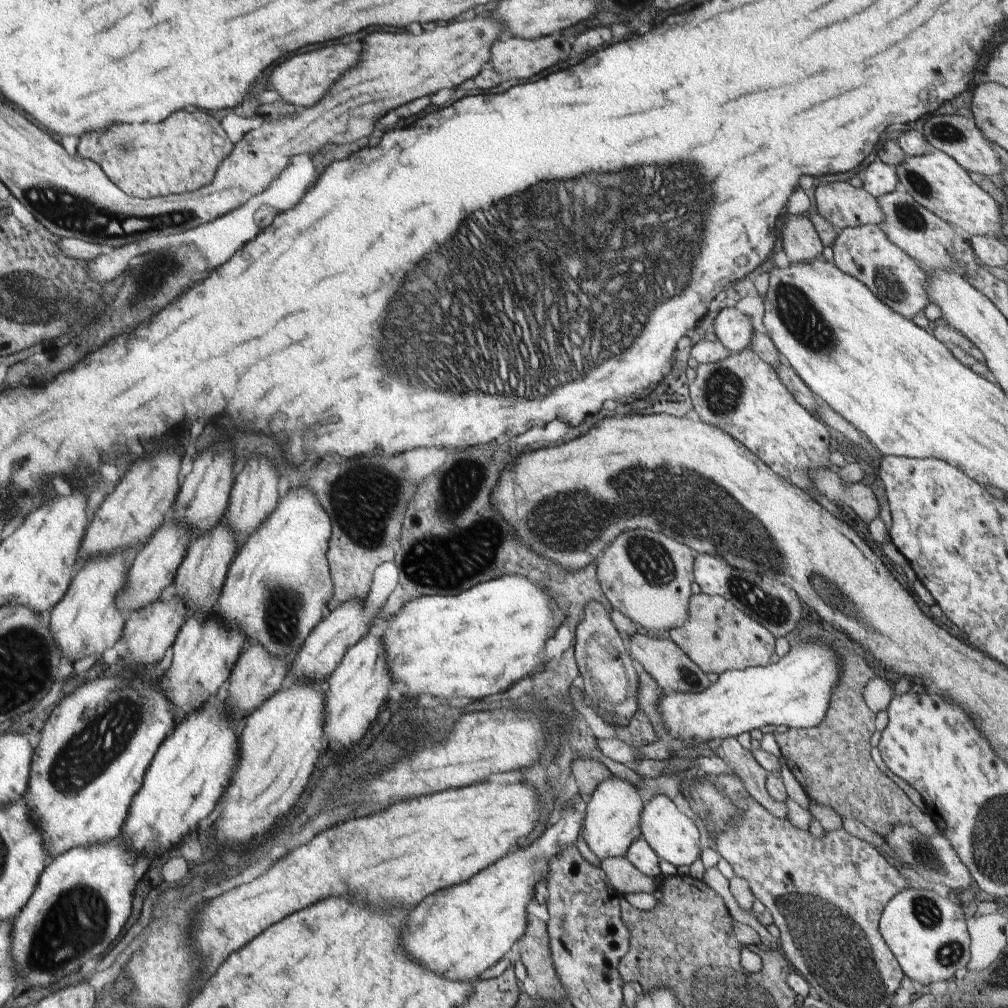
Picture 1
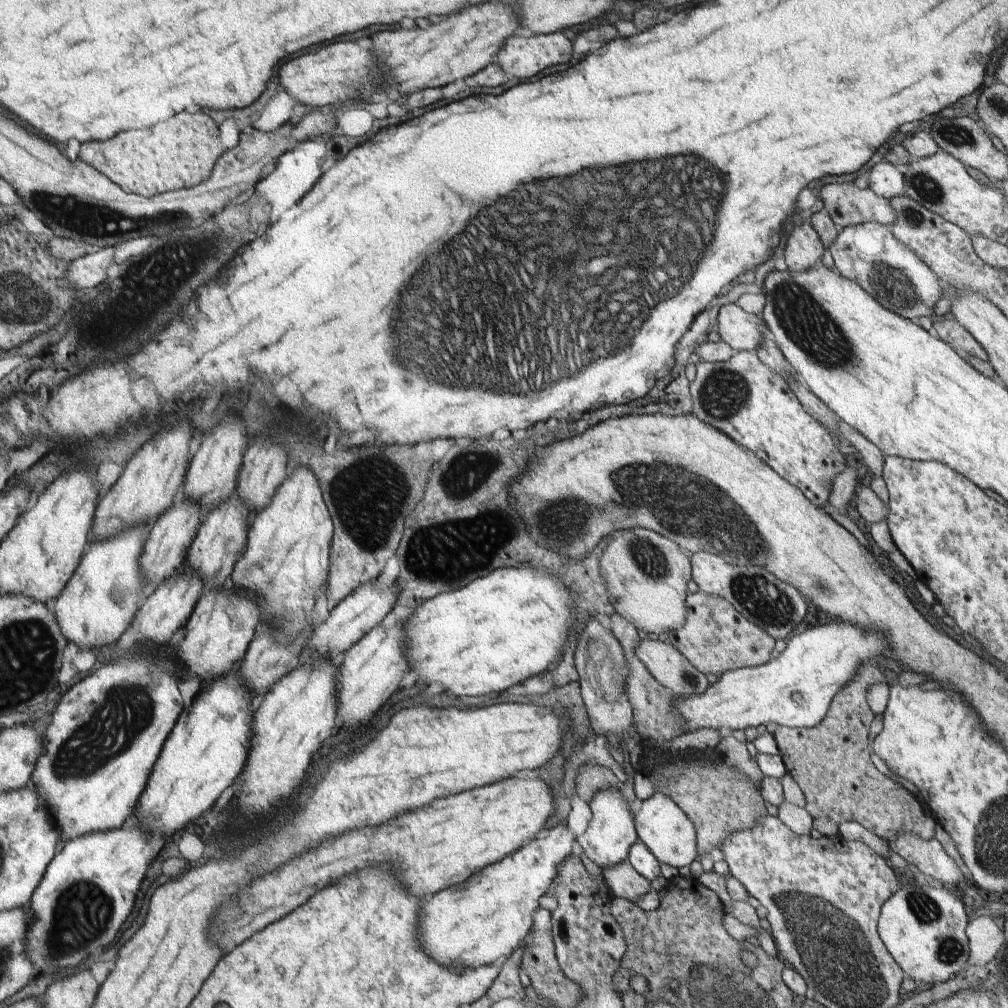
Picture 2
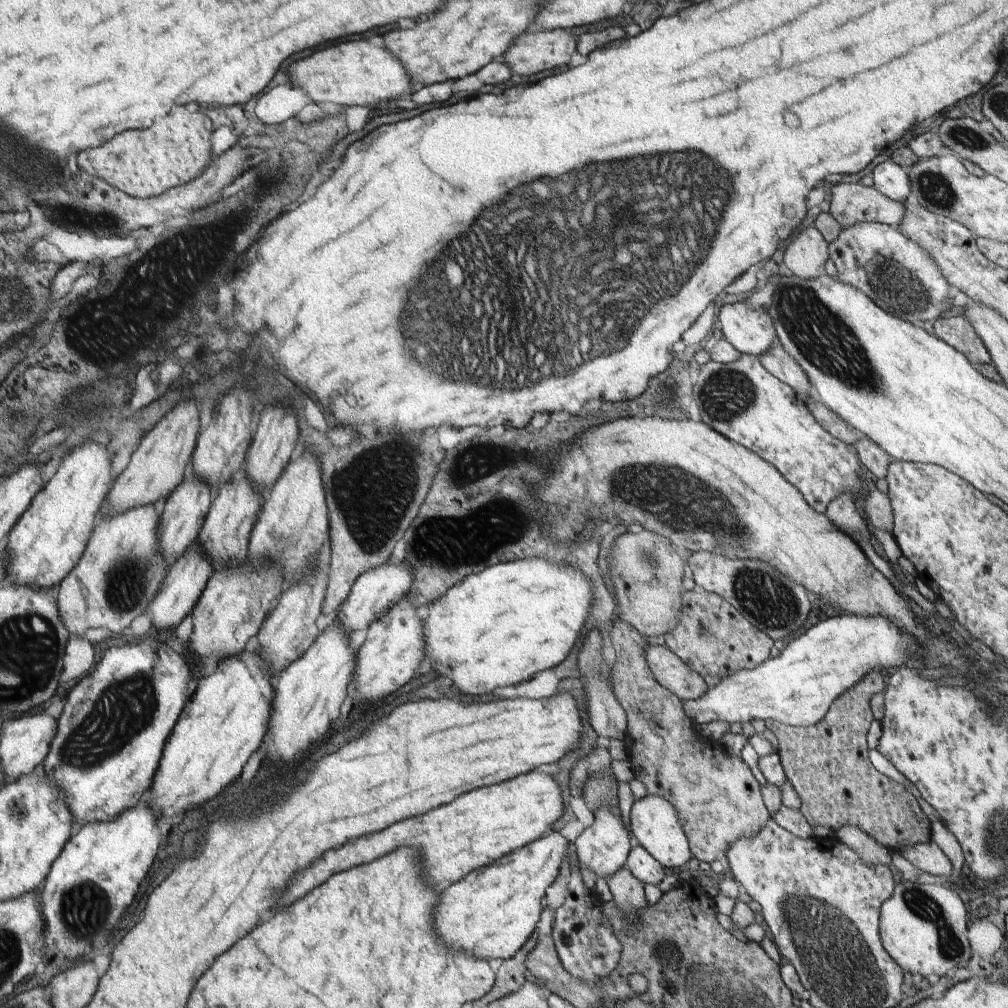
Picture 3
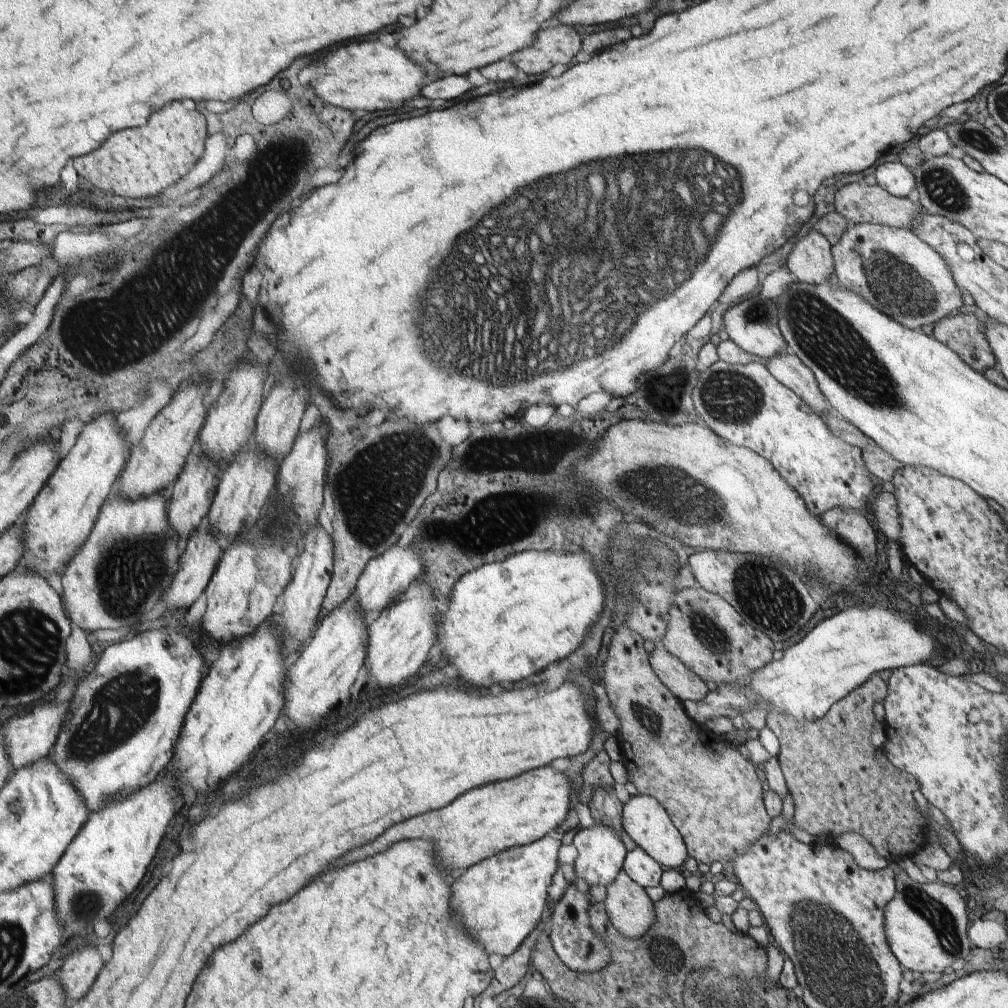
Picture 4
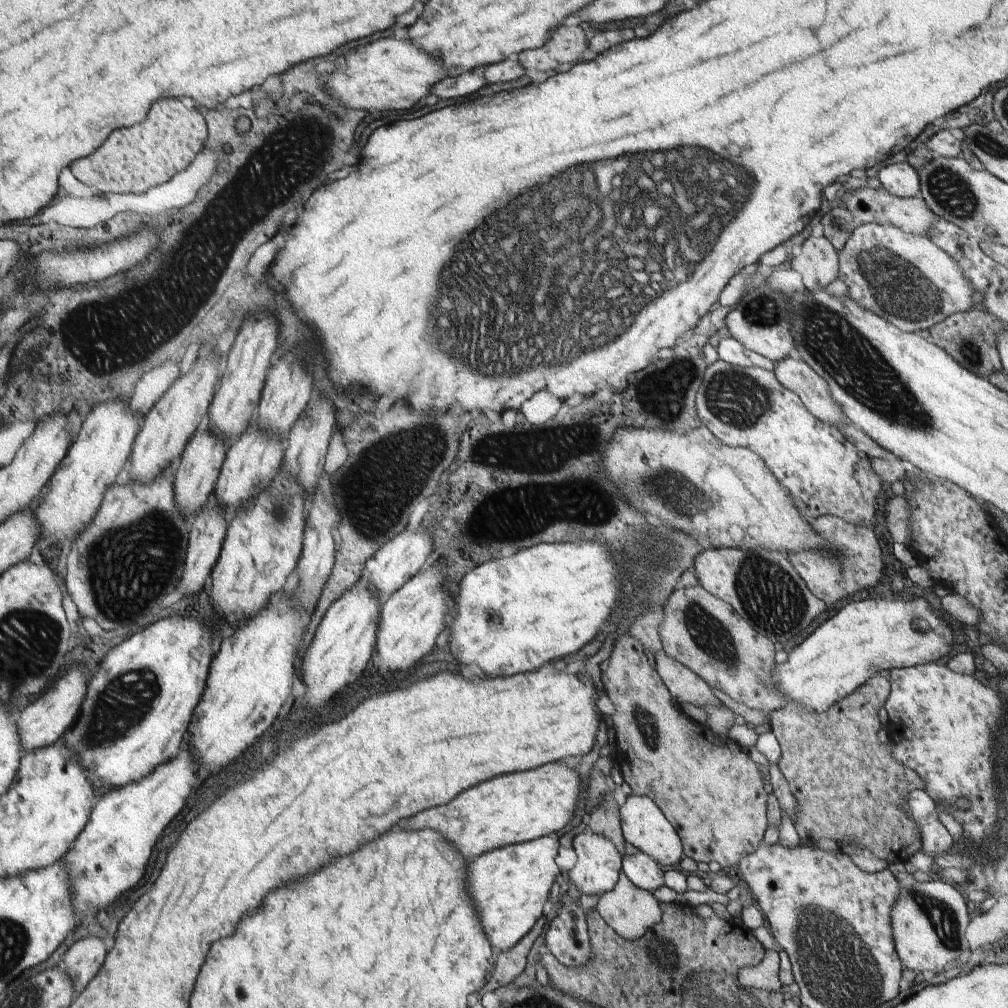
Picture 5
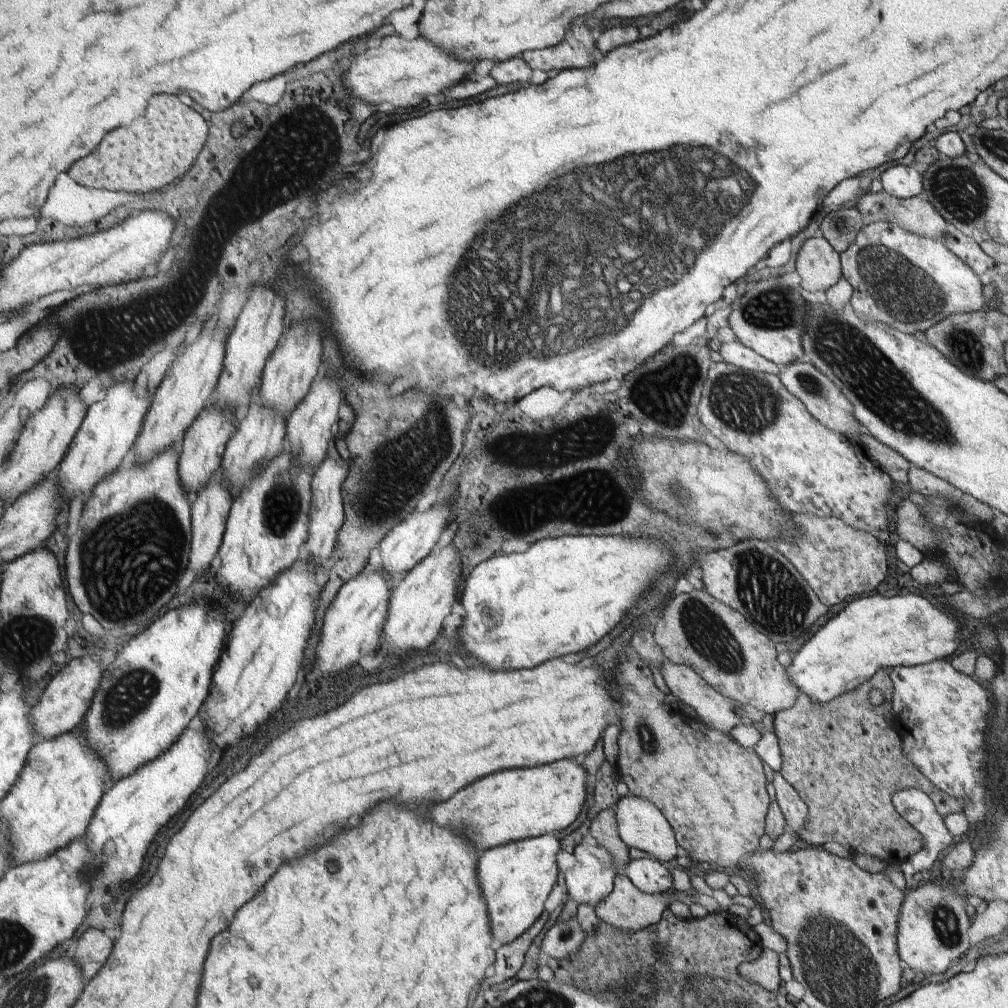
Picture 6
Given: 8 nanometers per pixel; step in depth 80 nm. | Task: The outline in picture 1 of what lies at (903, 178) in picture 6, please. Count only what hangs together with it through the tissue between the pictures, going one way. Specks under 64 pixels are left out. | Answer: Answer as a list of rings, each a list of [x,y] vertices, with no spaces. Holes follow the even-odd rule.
[[[880,160],[866,166],[866,169],[860,173],[860,179],[863,184],[862,189],[875,199],[899,188],[899,176],[896,174],[895,167],[891,167]]]

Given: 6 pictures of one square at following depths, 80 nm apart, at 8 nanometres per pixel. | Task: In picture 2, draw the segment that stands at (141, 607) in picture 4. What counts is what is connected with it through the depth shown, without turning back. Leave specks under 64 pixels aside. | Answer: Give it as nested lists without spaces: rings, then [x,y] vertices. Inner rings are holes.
[[[147,523],[121,530],[108,540],[93,540],[88,546],[78,570],[51,604],[55,619],[69,644],[97,650],[105,644],[116,643],[132,625],[131,620],[138,612],[138,600],[146,598],[142,592],[143,568],[140,564],[140,556],[146,544],[146,526]]]

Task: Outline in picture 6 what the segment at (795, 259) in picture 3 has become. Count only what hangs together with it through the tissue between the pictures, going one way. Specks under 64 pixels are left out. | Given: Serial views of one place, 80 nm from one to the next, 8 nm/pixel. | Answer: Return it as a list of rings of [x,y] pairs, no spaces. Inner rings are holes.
[[[811,237],[798,251],[795,270],[807,291],[825,291],[842,276],[841,258],[824,237]]]

